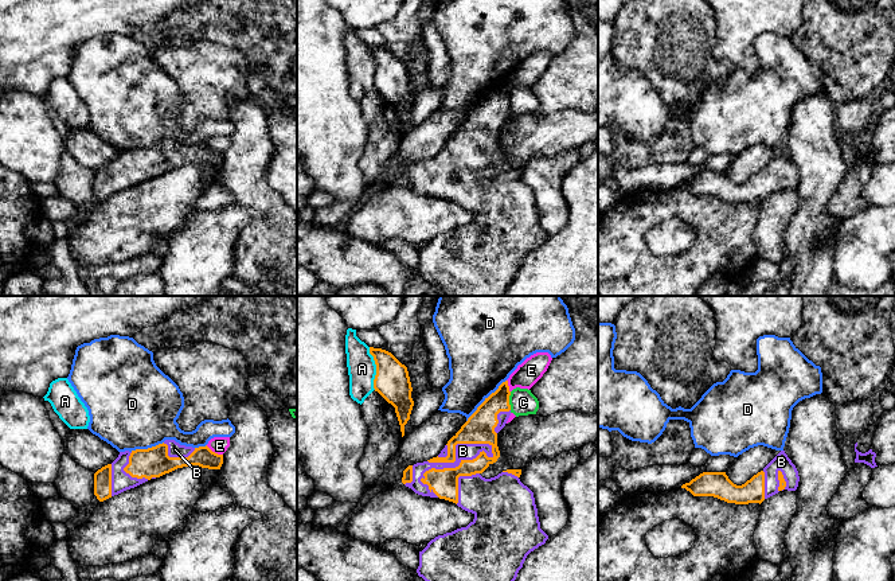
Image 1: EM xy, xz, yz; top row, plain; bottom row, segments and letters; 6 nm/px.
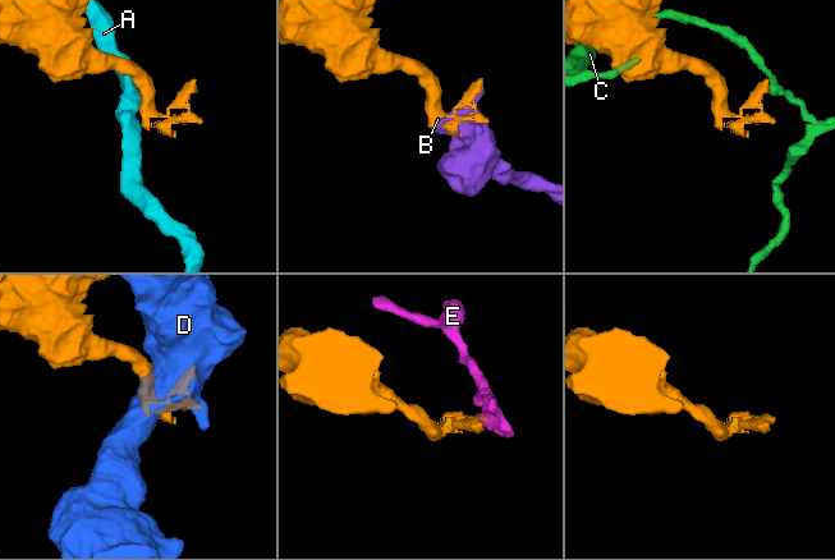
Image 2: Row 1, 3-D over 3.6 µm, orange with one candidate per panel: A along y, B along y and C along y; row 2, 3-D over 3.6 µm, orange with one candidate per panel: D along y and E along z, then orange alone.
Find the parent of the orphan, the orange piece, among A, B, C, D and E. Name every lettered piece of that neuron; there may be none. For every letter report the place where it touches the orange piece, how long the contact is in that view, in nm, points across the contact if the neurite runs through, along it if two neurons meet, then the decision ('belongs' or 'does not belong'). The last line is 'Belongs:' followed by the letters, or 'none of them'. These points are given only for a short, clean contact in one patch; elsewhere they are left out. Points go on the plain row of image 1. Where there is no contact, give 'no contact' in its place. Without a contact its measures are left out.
A: meets orange in xz at (376, 67); contact 260 nm long; border along xz (368, 46), (375, 63), (375, 88); does not belong
B: meets orange in xz at (460, 163); contact 480 nm long; belongs
C: meets orange in xz at (508, 100); contact 110 nm long; border along xz (511, 90), (509, 108); does not belong
D: meets orange in xz at (484, 100); contact 340 nm long; does not belong
E: meets orange in xy at (214, 151); contact 120 nm long; does not belong
Belongs: B

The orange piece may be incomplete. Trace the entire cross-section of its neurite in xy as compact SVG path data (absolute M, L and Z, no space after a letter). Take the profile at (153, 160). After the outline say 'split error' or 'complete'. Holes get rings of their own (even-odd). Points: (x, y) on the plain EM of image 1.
M165 139L148 148L120 151L112 163L94 172L94 194L103 200L177 167L199 164L220 168L222 163L223 153L212 151L207 144L192 147L175 139Z; split error

